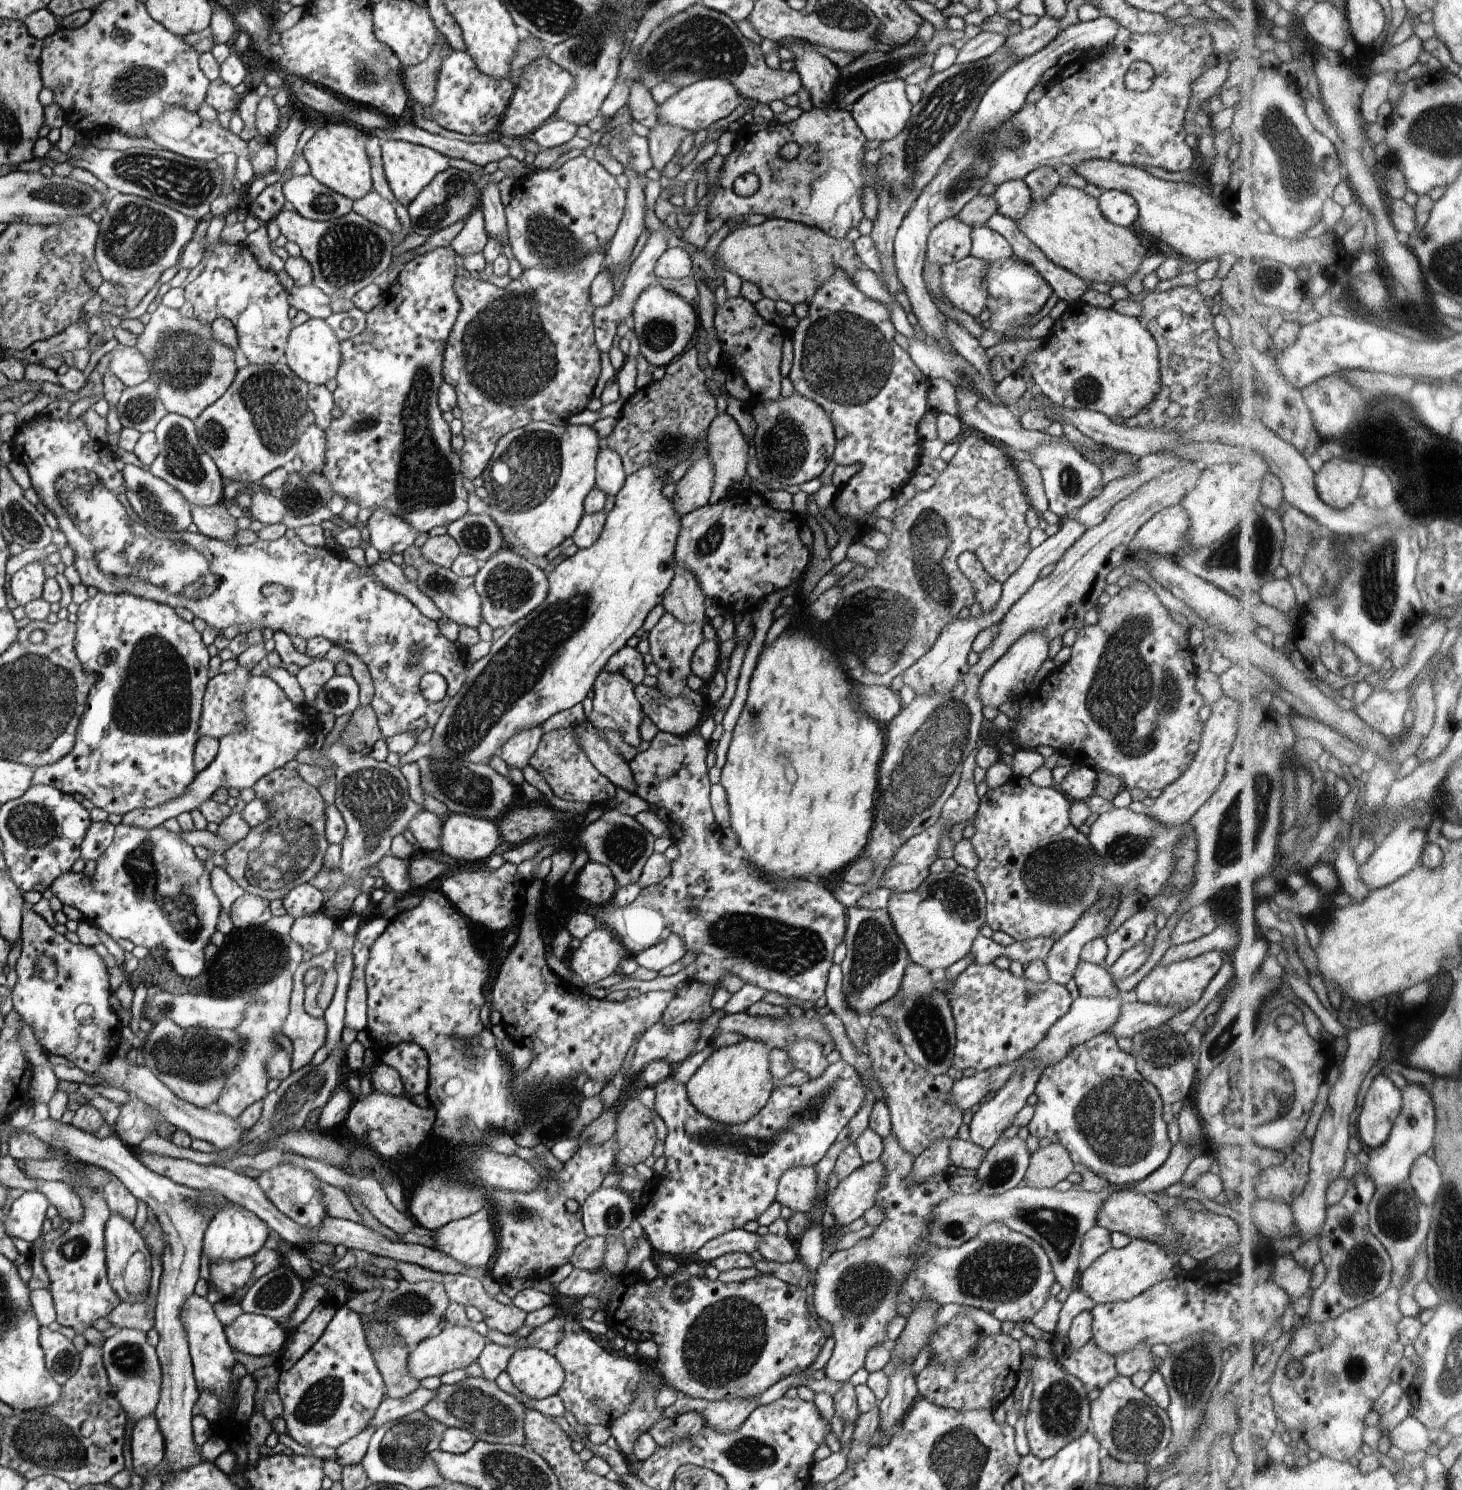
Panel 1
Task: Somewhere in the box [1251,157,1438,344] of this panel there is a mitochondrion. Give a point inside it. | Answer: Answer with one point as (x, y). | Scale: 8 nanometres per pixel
(1271, 278)

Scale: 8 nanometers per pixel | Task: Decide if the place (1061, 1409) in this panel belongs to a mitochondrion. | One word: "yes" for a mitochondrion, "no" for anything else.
yes

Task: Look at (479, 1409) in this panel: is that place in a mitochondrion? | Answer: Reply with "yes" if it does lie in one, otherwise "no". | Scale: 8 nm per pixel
yes

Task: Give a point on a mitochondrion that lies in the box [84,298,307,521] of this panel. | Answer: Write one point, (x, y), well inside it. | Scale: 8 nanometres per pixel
(182, 358)

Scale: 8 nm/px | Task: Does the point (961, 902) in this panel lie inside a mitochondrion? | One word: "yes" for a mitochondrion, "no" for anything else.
yes

